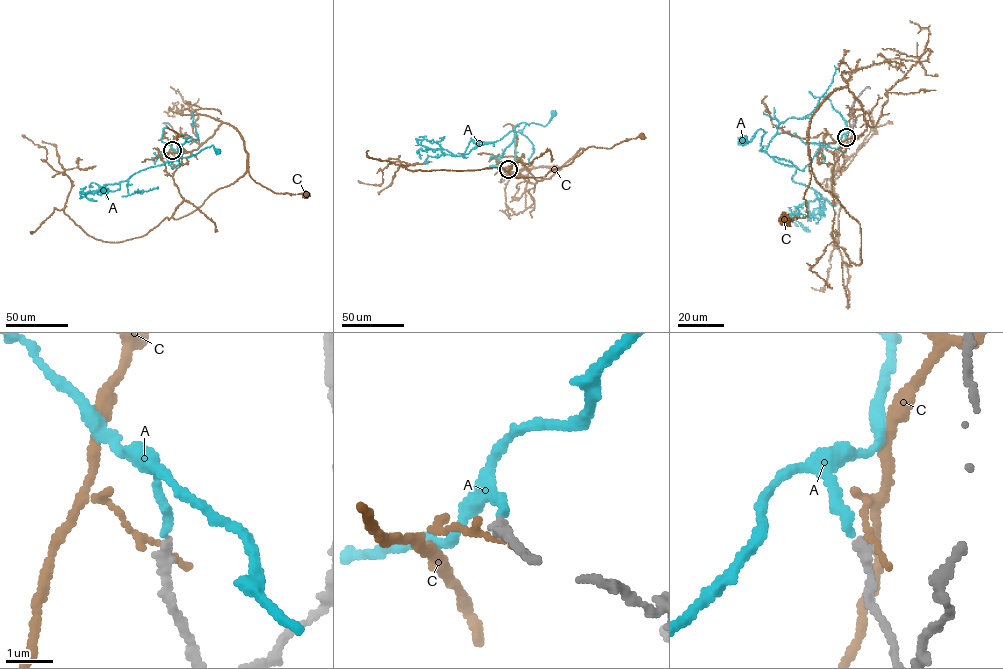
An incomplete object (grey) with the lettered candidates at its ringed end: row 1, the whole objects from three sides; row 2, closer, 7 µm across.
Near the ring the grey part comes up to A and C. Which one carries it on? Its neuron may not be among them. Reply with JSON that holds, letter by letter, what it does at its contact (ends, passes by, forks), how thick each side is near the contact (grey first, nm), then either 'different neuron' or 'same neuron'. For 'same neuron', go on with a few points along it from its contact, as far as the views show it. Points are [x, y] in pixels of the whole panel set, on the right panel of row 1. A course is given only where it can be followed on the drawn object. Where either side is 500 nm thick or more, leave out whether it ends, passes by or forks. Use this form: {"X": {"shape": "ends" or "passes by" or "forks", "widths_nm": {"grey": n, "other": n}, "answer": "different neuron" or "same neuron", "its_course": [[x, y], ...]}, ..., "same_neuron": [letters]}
{"A": {"shape": "ends", "widths_nm": {"grey": 180, "other": 200}, "answer": "same neuron", "its_course": [[846, 137], [805, 143], [780, 132], [762, 152], [766, 132], [759, 129], [748, 142], [743, 140]]}, "C": {"shape": "ends", "widths_nm": {"grey": 200, "other": 150}, "answer": "different neuron"}, "same_neuron": ["A"]}

